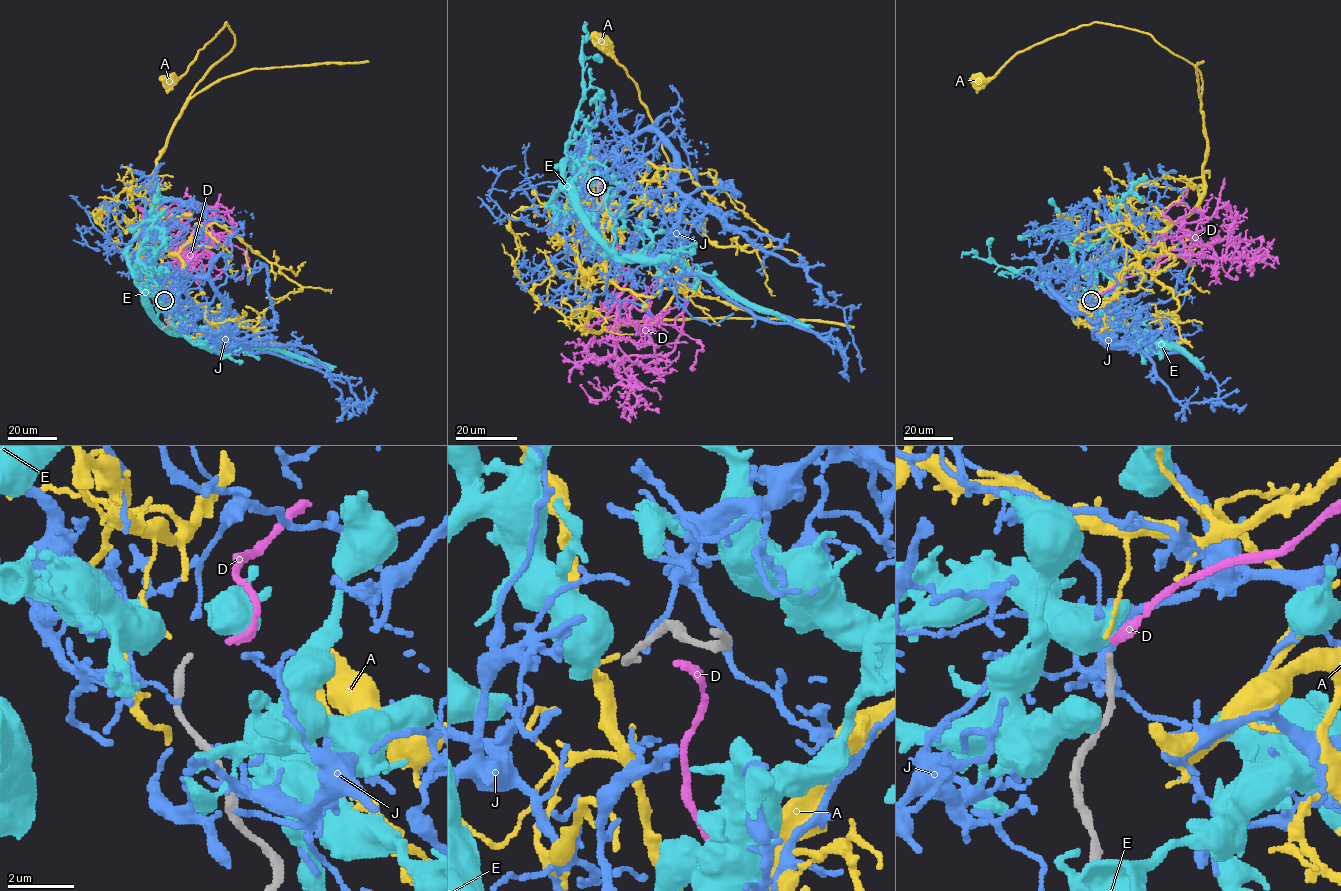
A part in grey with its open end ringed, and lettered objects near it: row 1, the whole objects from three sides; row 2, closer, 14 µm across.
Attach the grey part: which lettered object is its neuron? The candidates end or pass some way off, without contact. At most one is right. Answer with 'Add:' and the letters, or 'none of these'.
Add: D

